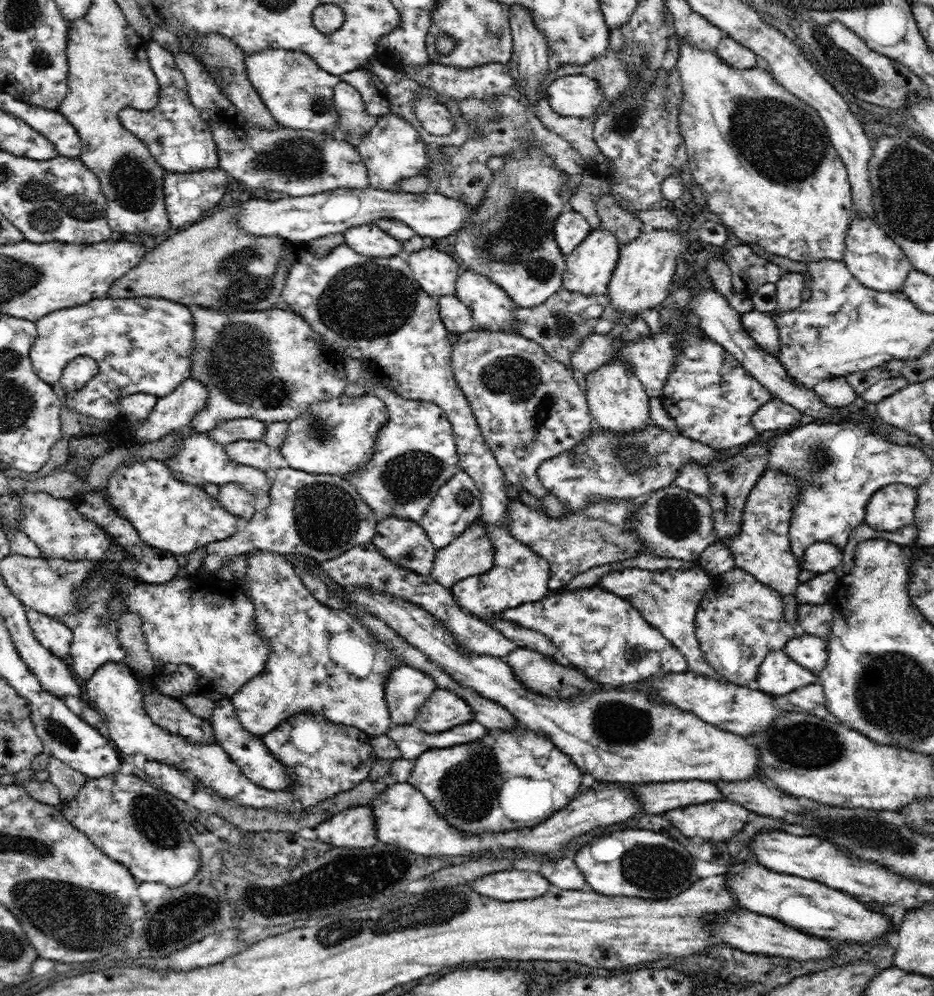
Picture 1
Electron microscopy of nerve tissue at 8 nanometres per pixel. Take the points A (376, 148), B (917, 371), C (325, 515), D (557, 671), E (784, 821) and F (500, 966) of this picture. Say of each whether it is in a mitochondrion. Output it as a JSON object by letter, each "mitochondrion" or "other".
{"A":"other","B":"other","C":"mitochondrion","D":"other","E":"other","F":"other"}

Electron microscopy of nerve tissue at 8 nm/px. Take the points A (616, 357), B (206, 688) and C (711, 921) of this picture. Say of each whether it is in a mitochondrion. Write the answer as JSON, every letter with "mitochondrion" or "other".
{"A":"other","B":"other","C":"other"}

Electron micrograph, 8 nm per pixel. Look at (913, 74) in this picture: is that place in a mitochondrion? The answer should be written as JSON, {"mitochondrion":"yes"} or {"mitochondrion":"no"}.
{"mitochondrion":"no"}

